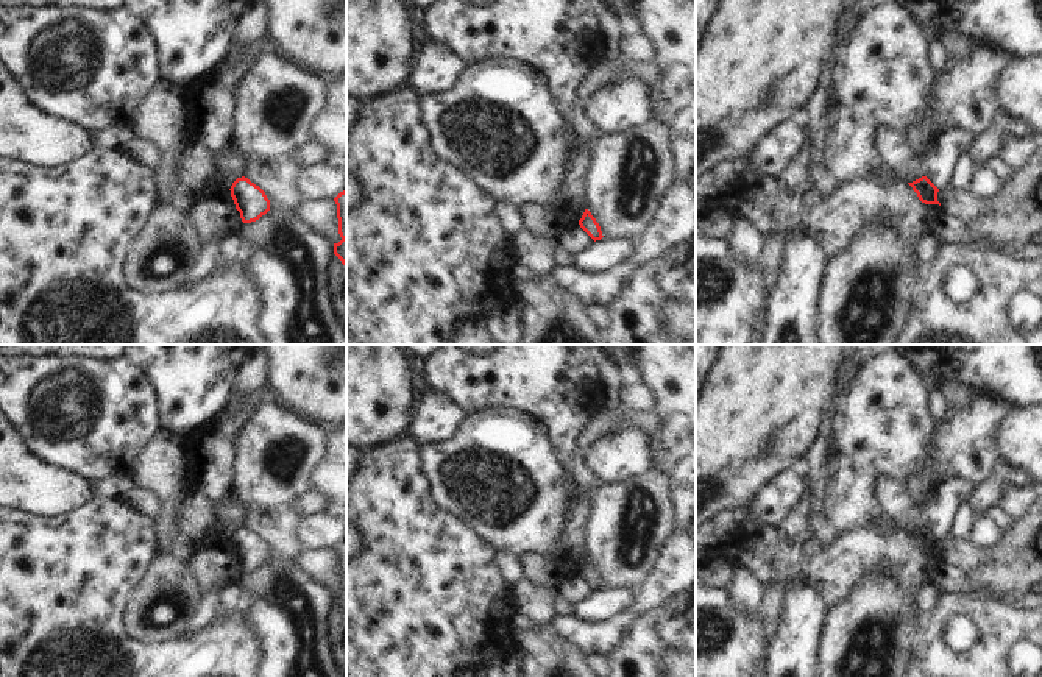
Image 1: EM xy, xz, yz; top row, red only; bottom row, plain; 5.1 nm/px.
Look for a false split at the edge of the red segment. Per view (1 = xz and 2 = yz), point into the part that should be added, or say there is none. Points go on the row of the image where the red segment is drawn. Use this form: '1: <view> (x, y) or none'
1: none
2: none

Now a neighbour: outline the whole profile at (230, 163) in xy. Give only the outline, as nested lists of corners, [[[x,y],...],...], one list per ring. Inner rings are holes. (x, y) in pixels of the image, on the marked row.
[[[231,144],[214,156],[214,164],[217,167],[214,183],[223,186],[225,189],[231,189],[237,178],[245,176],[245,158]]]

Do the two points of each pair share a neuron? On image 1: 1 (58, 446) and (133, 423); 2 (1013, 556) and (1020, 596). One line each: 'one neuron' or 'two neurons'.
1: one neuron
2: one neuron

